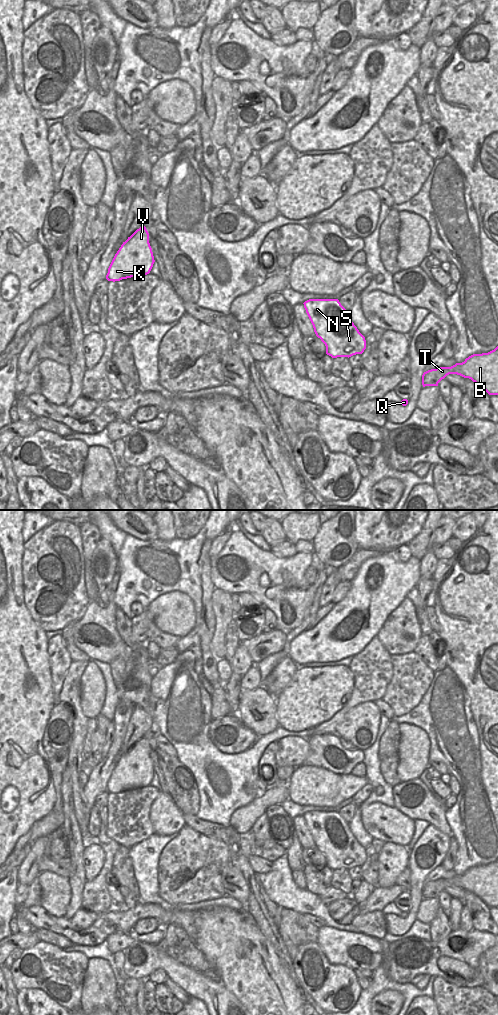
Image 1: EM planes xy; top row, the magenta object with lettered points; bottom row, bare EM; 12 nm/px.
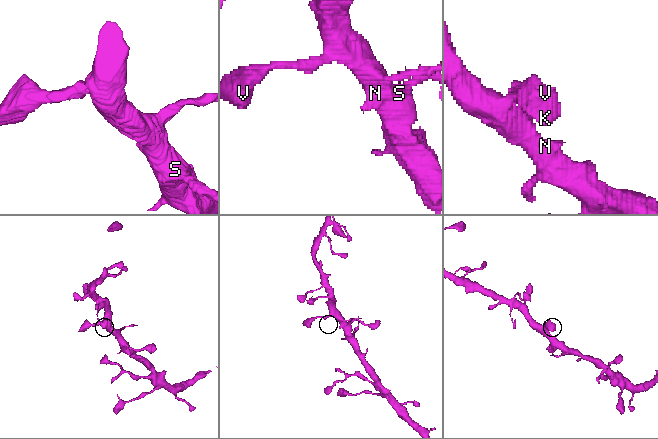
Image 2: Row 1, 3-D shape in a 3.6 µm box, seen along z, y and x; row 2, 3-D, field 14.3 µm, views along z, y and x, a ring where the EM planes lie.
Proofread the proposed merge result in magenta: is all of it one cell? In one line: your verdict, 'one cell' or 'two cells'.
one cell

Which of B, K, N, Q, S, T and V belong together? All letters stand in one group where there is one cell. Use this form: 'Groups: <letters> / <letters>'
Groups: B K N Q S T V

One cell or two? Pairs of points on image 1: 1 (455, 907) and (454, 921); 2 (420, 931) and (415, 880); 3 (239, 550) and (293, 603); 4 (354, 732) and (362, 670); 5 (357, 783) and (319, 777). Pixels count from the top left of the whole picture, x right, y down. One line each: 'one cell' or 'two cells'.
1: one cell
2: two cells
3: one cell
4: two cells
5: one cell

